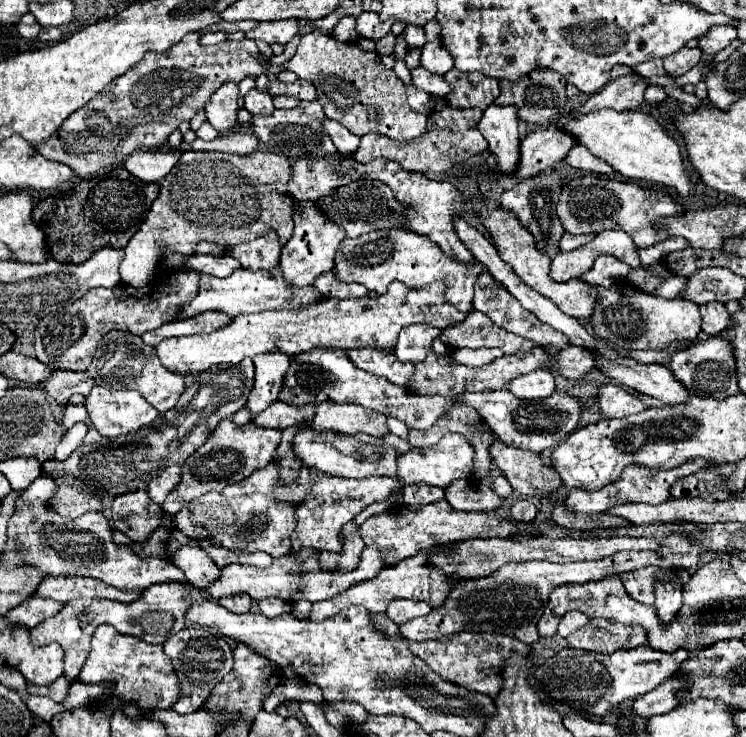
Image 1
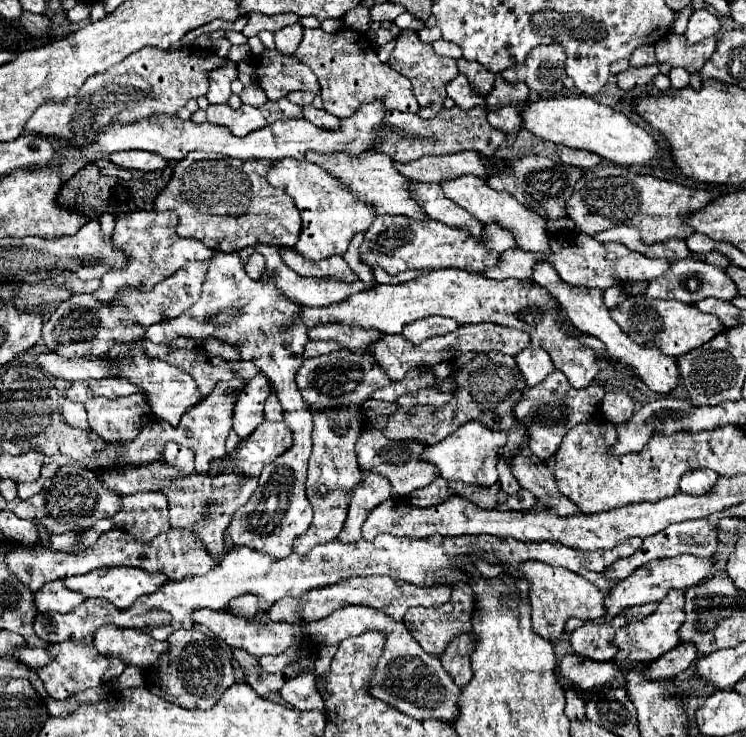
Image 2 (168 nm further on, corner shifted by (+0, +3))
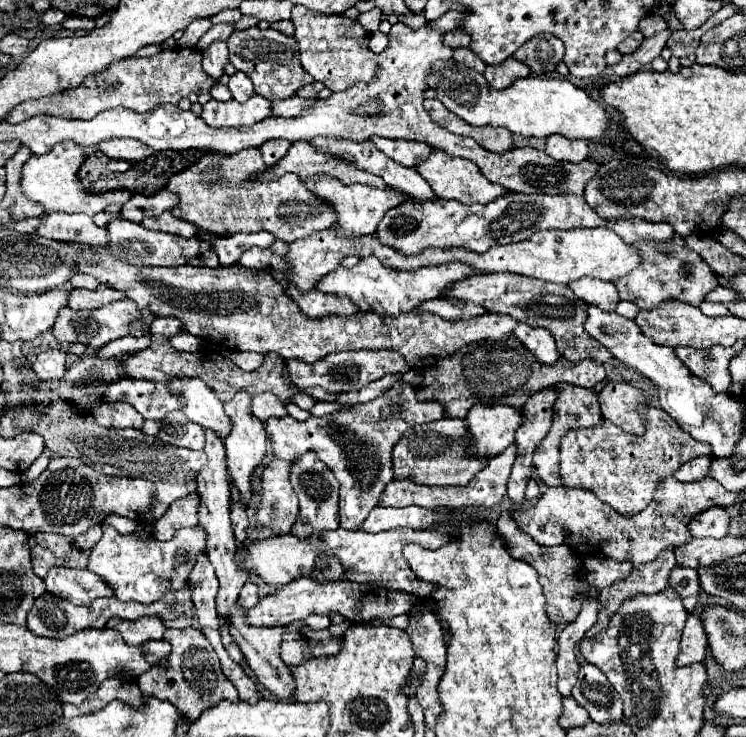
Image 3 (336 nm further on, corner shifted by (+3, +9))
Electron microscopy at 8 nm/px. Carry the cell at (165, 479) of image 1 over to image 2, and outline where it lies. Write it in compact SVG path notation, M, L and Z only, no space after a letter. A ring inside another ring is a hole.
M167 443L163 459L169 467L177 469L179 475L189 475L195 471L193 467L193 451L187 447L181 447L177 443Z

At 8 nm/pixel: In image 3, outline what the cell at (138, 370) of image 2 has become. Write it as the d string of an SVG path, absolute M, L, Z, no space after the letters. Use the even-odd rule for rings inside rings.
M172 379L168 381L172 393L184 401L182 411L190 421L216 431L220 439L228 437L232 423L224 411L224 403L202 379Z

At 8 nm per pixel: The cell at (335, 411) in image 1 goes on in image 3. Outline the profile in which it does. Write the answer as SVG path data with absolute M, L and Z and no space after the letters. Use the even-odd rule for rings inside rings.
M314 451L304 453L300 459L292 463L290 483L300 499L300 515L296 515L296 523L292 525L292 535L306 539L322 529L338 529L338 491L340 485L332 475L330 467L324 465Z

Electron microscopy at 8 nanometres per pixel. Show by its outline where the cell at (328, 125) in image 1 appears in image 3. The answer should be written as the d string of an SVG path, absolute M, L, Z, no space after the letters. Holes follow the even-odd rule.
M302 97L272 101L272 115L274 117L298 117L304 109L308 109L312 105L314 105L314 99L302 99Z

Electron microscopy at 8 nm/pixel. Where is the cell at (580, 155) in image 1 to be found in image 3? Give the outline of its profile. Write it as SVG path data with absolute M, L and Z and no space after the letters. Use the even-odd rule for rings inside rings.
M550 135L546 139L546 153L558 161L584 161L588 155L588 141L564 139L562 135Z

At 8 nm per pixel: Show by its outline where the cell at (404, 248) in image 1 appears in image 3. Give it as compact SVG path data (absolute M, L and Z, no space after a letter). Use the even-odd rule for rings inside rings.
M506 193L486 205L464 205L458 201L424 201L424 203L402 203L390 209L378 225L378 239L394 247L404 255L416 255L430 247L450 249L464 247L476 253L488 251L492 245L506 245L514 241L524 241L540 229L572 229L572 227L608 227L626 243L636 239L656 239L666 241L674 235L674 229L666 223L648 223L646 219L600 219L592 207L588 207L584 197L578 195L540 195L540 193Z

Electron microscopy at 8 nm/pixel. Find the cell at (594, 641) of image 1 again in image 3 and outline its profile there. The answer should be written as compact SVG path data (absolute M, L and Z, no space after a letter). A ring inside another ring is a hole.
M674 549L662 551L654 561L634 567L632 575L628 575L628 579L622 579L620 583L612 583L612 587L608 587L608 591L600 591L600 599L604 599L604 613L600 609L598 621L585 633L585 636L592 637L606 629L610 615L620 607L620 603L624 599L634 597L634 595L650 595L650 593L658 593L658 591L666 589L668 575L674 565L676 565Z

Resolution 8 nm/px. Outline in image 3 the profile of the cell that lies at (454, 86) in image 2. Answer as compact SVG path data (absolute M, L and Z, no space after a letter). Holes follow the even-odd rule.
M436 61L432 75L428 77L430 89L436 91L436 99L454 115L470 123L472 127L504 127L522 137L550 137L560 133L568 139L598 139L606 133L608 115L590 99L580 87L566 79L540 79L524 77L514 81L506 89L488 87L482 73L464 67L464 63Z

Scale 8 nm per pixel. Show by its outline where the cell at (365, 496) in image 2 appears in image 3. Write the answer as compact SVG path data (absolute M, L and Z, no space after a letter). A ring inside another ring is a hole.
M398 379L378 399L346 407L334 415L310 417L296 421L290 415L280 419L268 419L266 429L272 441L272 451L278 459L298 459L306 451L318 453L318 457L334 471L340 481L340 527L360 529L368 513L376 507L384 487L394 479L392 475L392 447L404 433L420 423L444 419L446 411L442 403L418 401L416 389L410 383Z

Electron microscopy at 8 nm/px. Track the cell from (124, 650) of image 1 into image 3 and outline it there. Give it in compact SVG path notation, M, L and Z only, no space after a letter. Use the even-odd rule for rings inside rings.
M158 615L152 617L140 617L136 621L126 621L126 619L110 619L106 627L112 627L122 633L124 641L130 645L142 645L150 639L162 639L162 621Z

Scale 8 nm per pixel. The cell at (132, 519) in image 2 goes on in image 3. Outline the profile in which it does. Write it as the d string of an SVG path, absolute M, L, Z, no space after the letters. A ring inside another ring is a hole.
M160 481L156 483L156 501L154 501L154 521L160 519L166 509L170 507L172 501L184 497L184 495L190 495L196 491L196 483L194 481L186 481L186 483L178 483L178 485L172 485L172 483L166 483L166 481Z

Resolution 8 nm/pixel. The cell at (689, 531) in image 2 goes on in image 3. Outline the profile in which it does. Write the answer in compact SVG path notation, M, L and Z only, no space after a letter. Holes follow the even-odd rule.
M710 507L698 513L690 523L692 537L724 537L728 533L730 515L724 507Z

